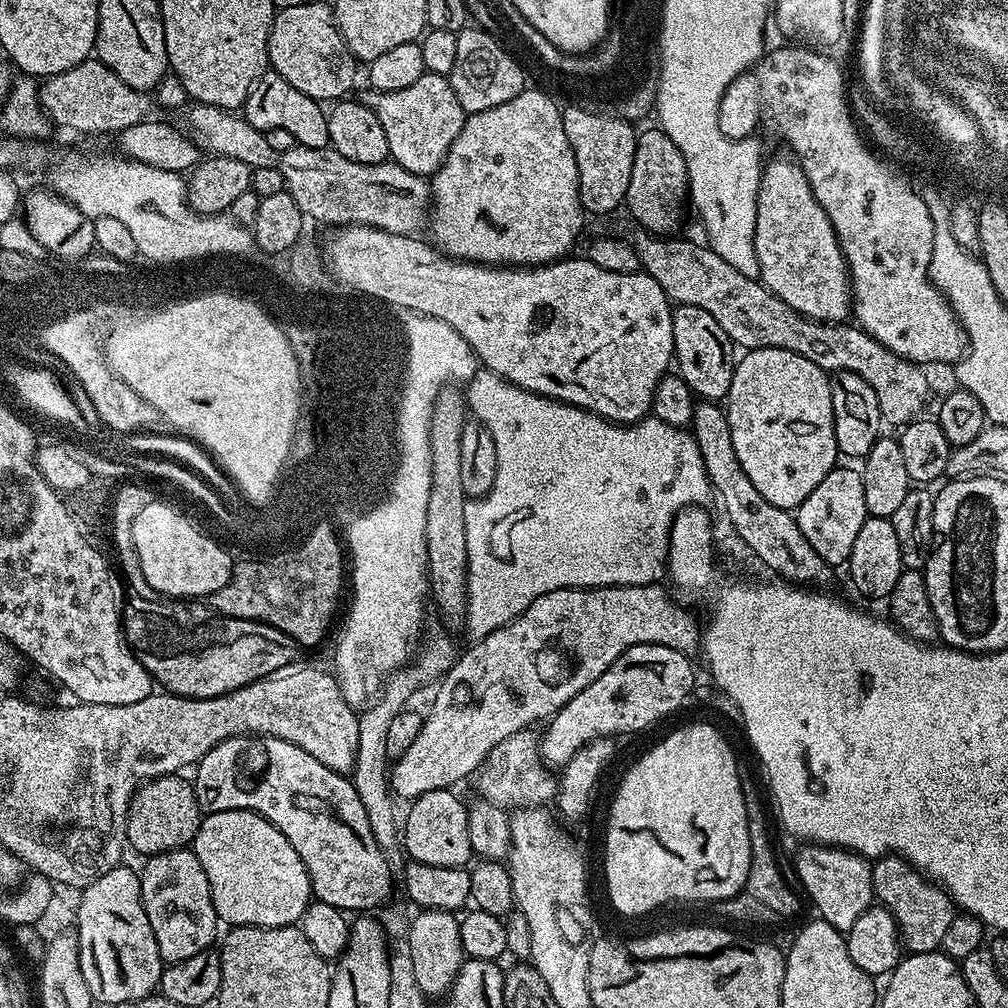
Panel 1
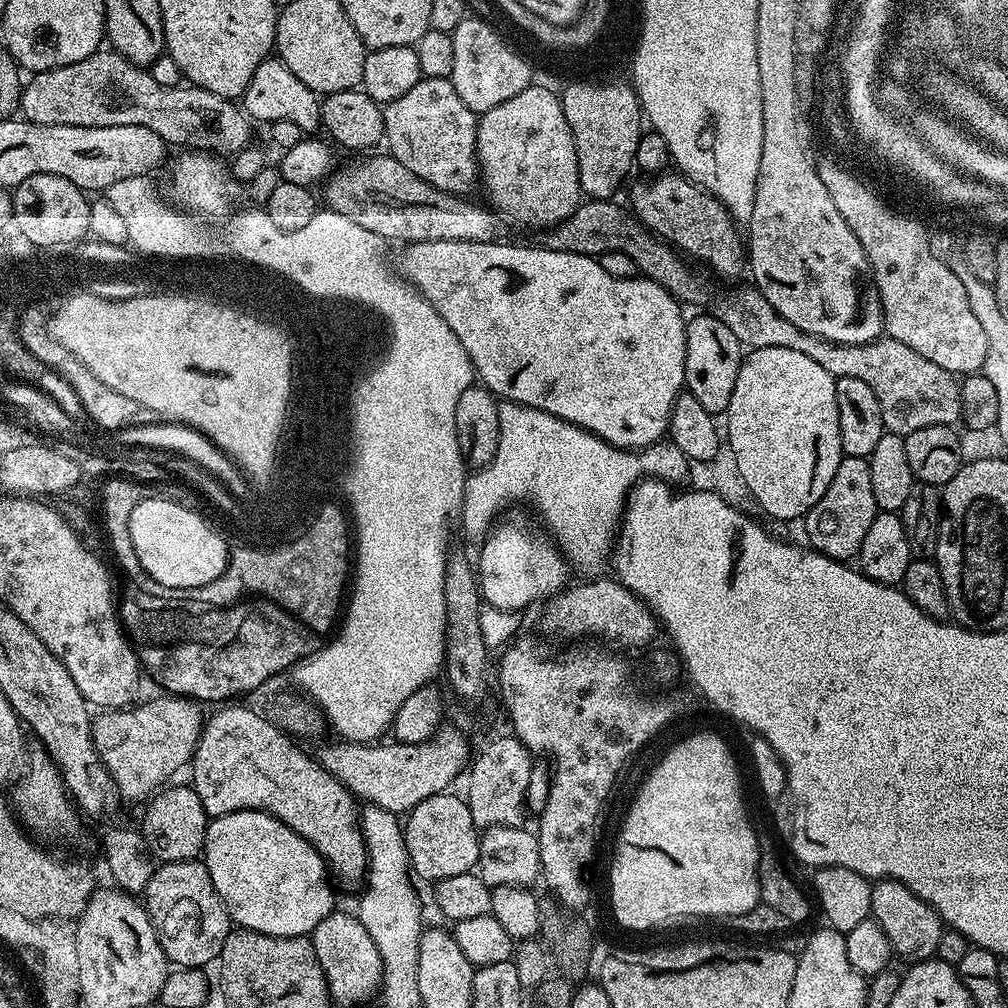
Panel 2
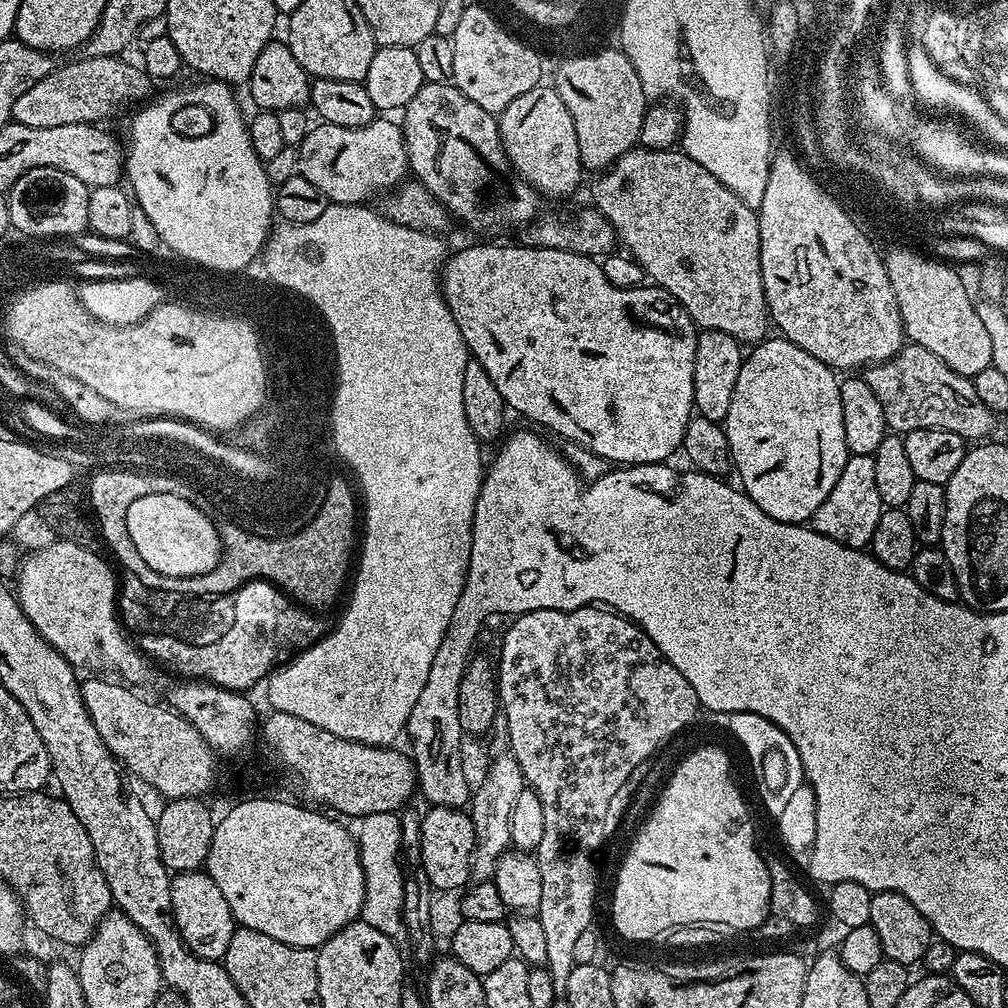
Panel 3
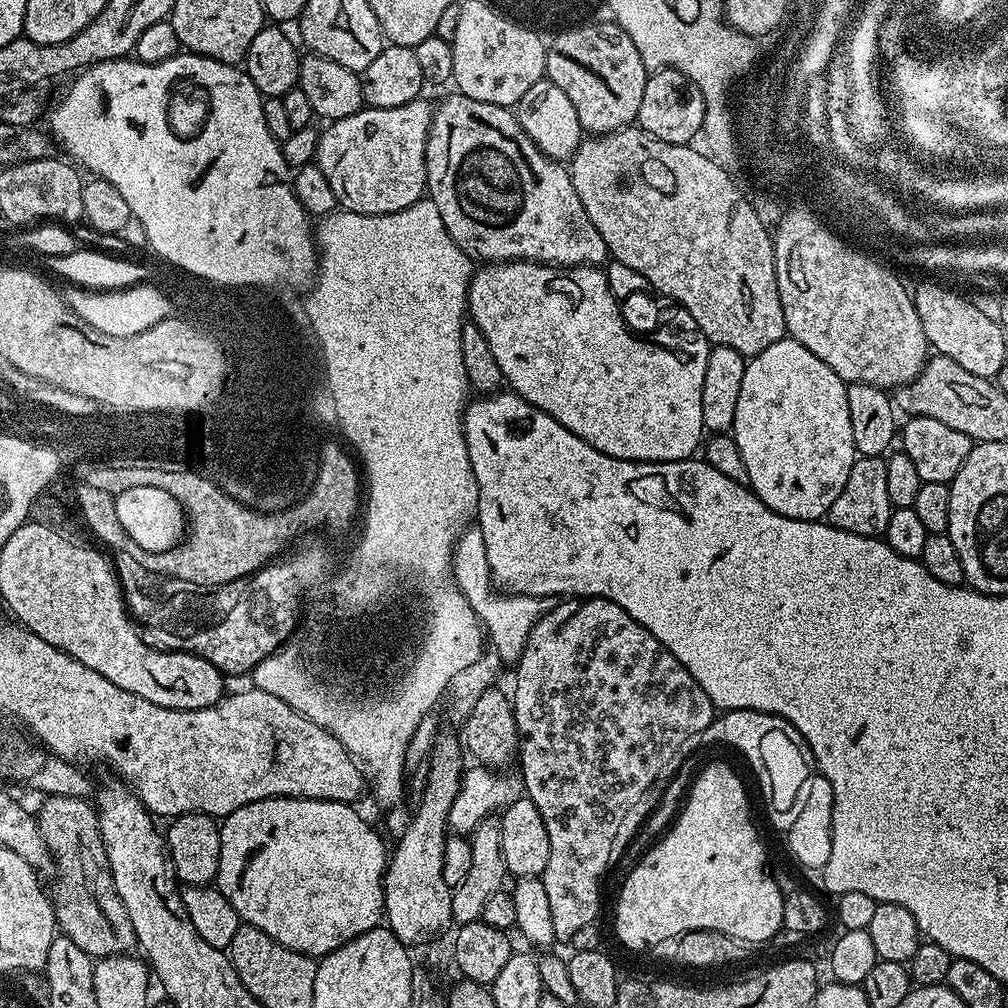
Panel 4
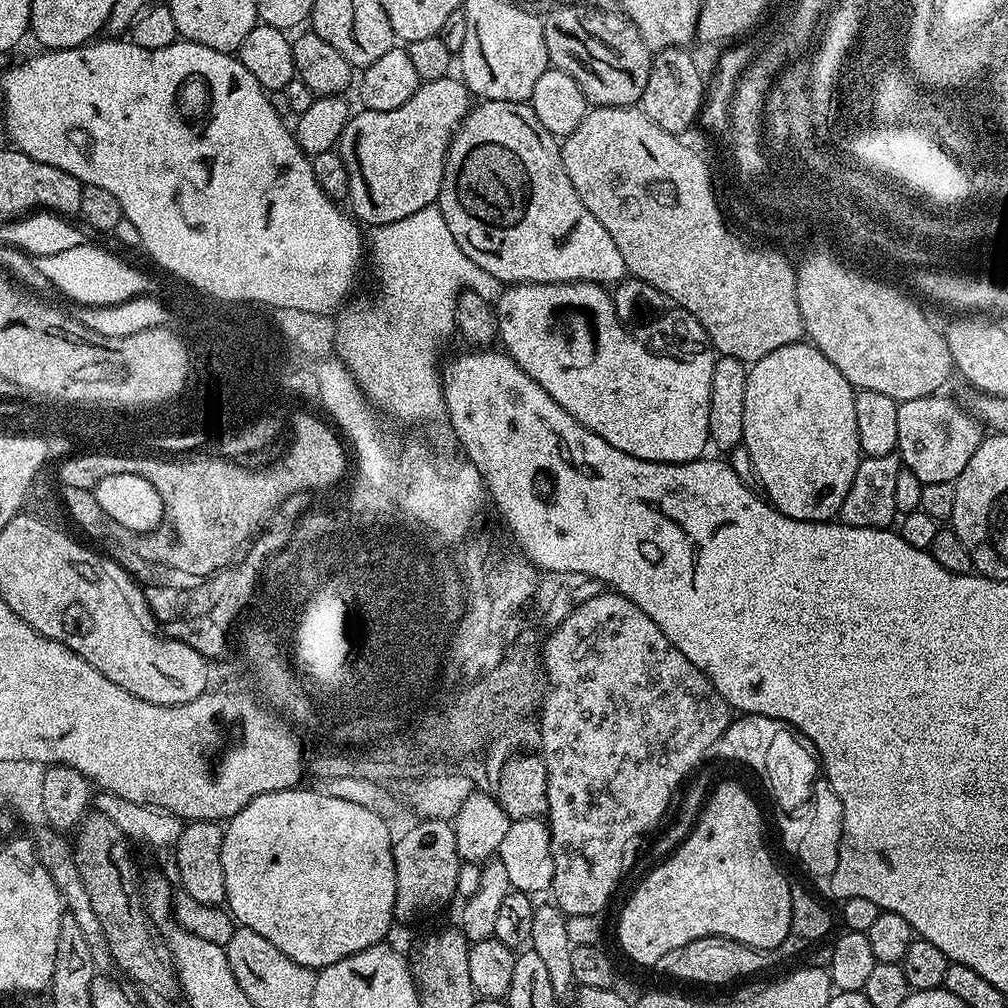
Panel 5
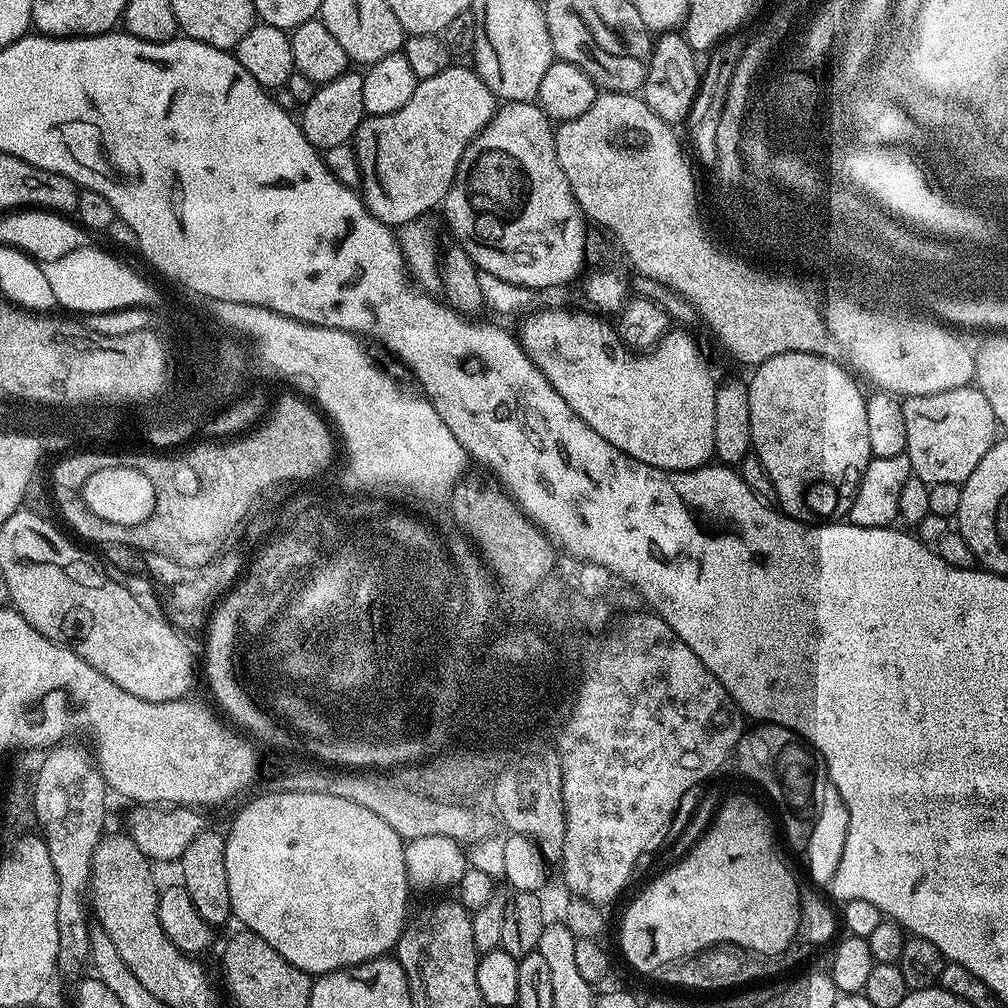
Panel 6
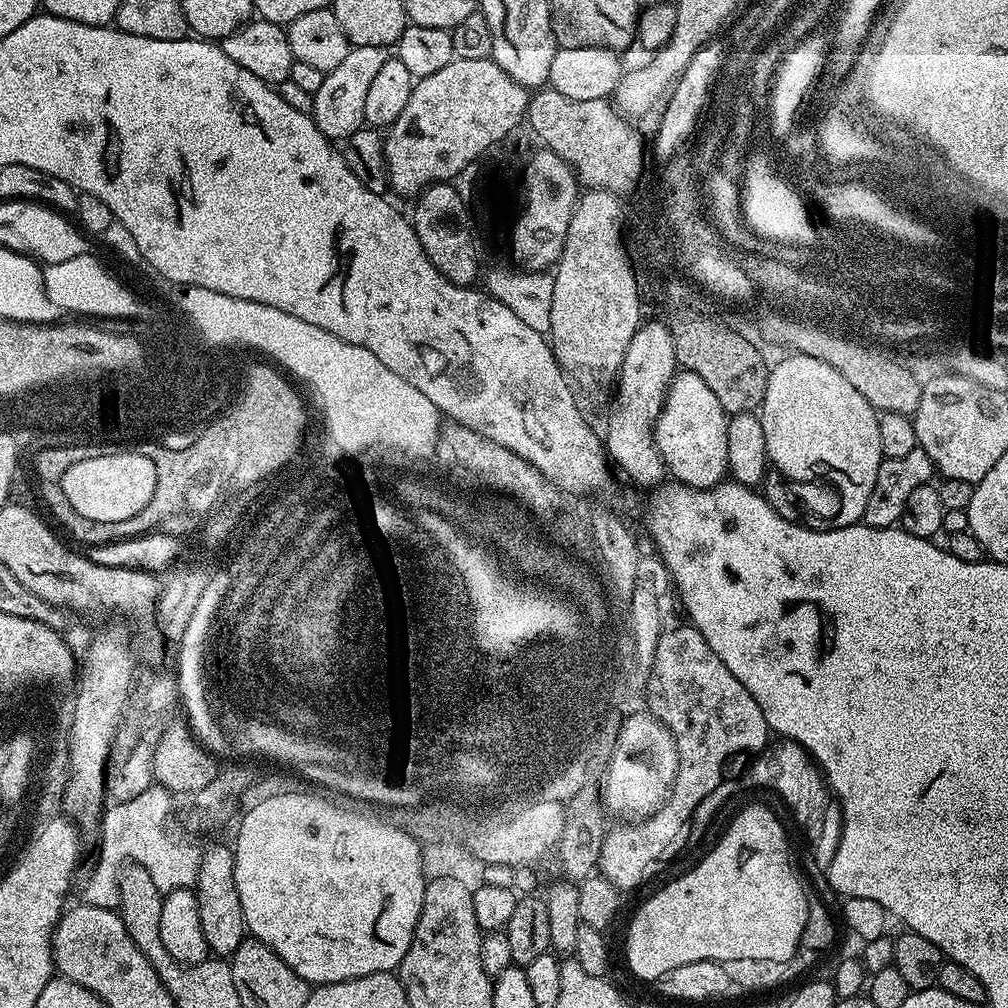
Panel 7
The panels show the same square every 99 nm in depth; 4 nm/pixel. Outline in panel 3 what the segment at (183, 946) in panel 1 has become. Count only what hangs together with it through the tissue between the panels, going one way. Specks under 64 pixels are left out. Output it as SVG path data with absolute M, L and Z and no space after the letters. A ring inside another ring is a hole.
M207 871L177 872L172 876L170 890L172 917L176 920L176 928L184 945L199 960L223 961L226 946L230 946L230 938L236 933L237 923L232 917L230 902L218 890L218 882L208 876Z

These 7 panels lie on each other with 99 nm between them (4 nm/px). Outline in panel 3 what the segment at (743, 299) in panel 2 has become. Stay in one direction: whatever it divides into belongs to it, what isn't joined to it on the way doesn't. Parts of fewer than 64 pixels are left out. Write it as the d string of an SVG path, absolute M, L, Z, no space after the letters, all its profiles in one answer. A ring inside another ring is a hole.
M908 342L900 349L896 356L892 356L889 360L882 361L880 364L869 364L863 369L862 378L870 386L870 390L874 390L874 395L878 397L878 402L882 402L882 414L884 415L884 423L893 433L903 434L913 432L914 430L926 430L933 428L934 430L950 430L954 434L958 434L965 442L980 442L988 436L996 428L997 413L990 410L990 406L986 406L986 402L982 402L982 398L978 398L978 390L974 390L971 379L969 377L958 374L954 370L950 370L950 366L946 366L946 362L942 362L942 358L938 358L938 354L930 354L930 350L926 350L922 346Z

